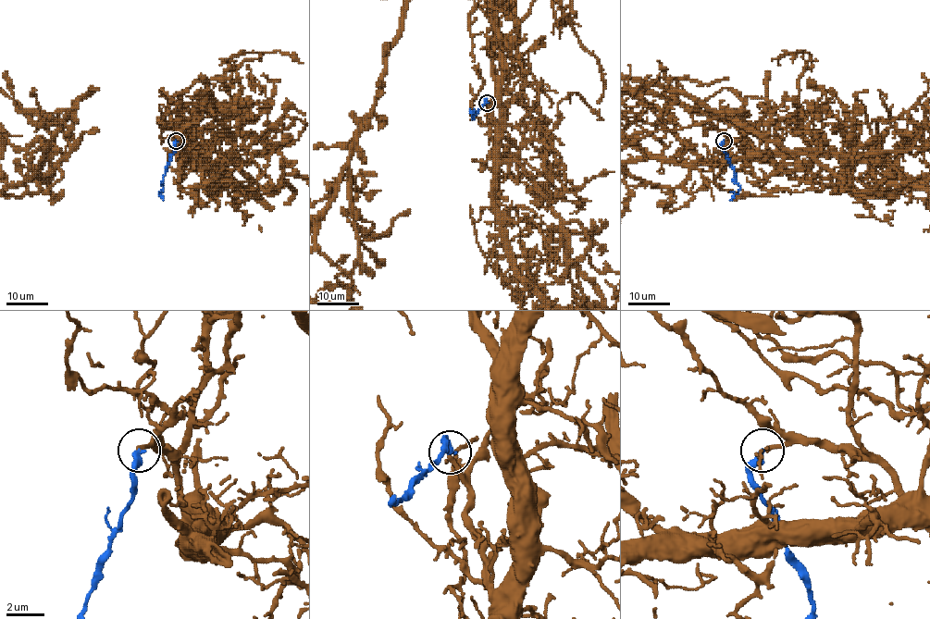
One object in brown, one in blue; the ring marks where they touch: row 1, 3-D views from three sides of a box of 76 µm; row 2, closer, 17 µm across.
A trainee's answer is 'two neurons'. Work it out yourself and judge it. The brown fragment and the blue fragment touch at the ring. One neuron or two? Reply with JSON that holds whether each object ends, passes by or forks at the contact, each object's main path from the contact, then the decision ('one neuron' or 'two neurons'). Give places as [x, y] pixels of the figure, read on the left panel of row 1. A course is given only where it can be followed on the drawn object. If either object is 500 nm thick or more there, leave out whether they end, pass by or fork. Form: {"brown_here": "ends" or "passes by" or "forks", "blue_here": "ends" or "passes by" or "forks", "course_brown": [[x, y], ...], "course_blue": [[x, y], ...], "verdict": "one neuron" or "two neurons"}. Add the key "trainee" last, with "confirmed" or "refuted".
{"brown_here": "ends", "blue_here": "ends", "course_brown": [[176, 142], [190, 158], [197, 73], [90, 92], [21, 196], [40, 156], [18, 142]], "course_blue": [[176, 142], [165, 172], [160, 194], [164, 201]], "verdict": "one neuron", "trainee": "refuted"}

